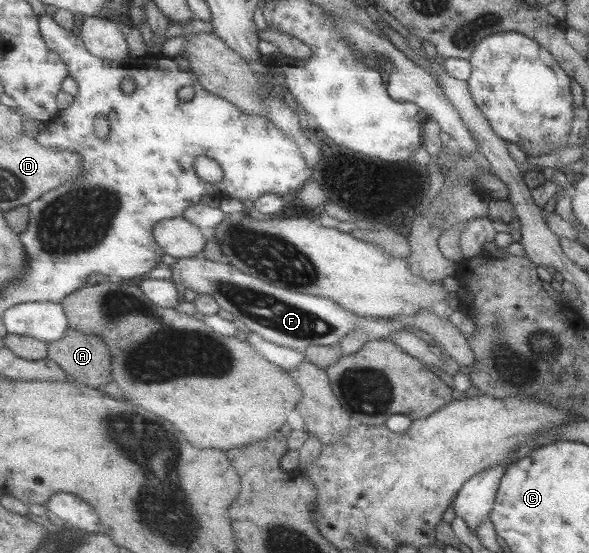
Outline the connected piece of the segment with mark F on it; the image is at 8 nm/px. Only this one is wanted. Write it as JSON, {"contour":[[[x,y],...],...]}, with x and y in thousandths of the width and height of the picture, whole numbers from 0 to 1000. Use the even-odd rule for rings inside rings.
{"contour":[[[319,465],[319,468],[301,468],[299,476],[290,479],[292,505],[295,514],[311,515],[328,524],[338,535],[357,533],[372,550],[377,561],[390,566],[399,577],[413,584],[423,599],[436,602],[448,617],[518,635],[525,624],[564,624],[579,615],[582,606],[594,599],[618,599],[625,604],[626,613],[652,613],[659,604],[671,604],[679,599],[693,599],[684,588],[681,577],[671,580],[655,580],[655,577],[621,575],[618,571],[604,571],[581,557],[574,557],[564,542],[543,539],[533,533],[513,532],[497,524],[475,521],[458,512],[435,505],[404,490],[404,485],[387,479],[387,476],[374,476],[370,472],[353,470],[346,465]]]}

